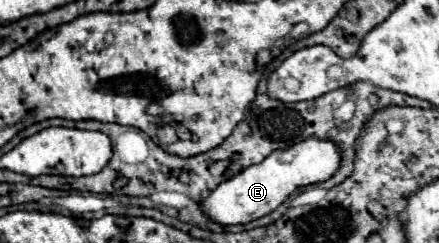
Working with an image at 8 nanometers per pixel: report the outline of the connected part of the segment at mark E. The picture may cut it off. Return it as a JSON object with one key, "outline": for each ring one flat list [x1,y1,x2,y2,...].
{"outline":[[310,137,288,149,278,149,270,153,262,163,250,165,238,175,222,181,206,199,200,201,200,209,210,221,220,225,250,223,274,211,298,187,330,179,336,173,338,165,340,165,340,149,336,147,336,143]]}

